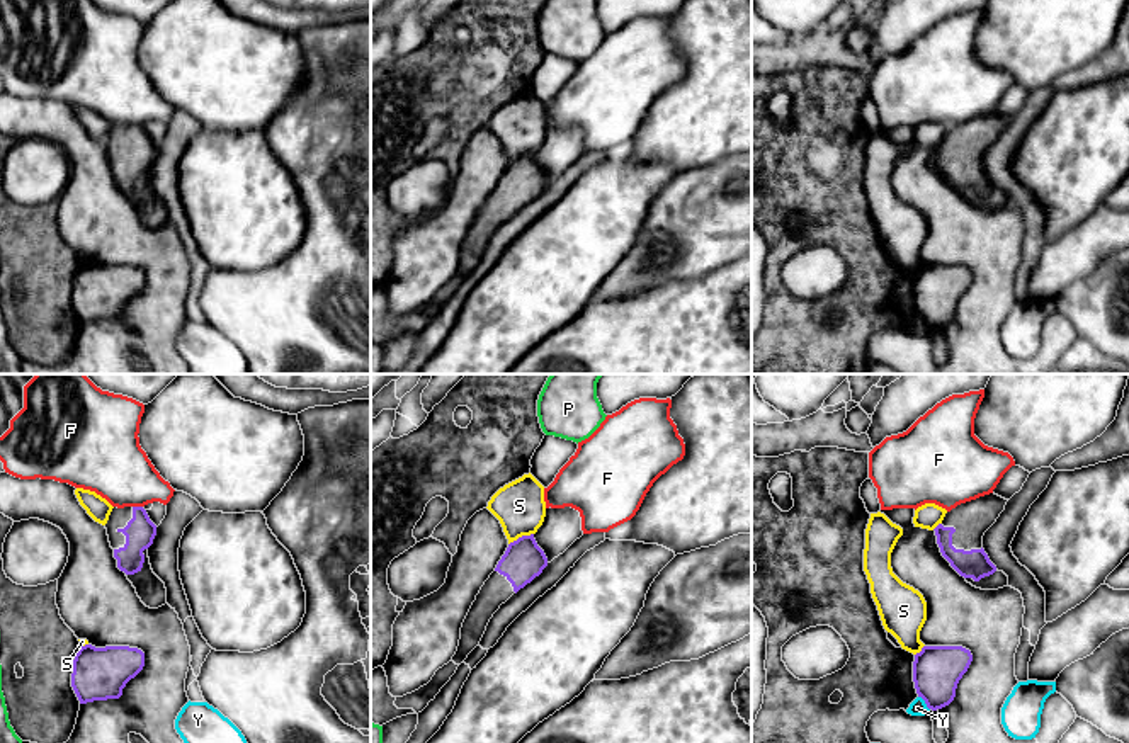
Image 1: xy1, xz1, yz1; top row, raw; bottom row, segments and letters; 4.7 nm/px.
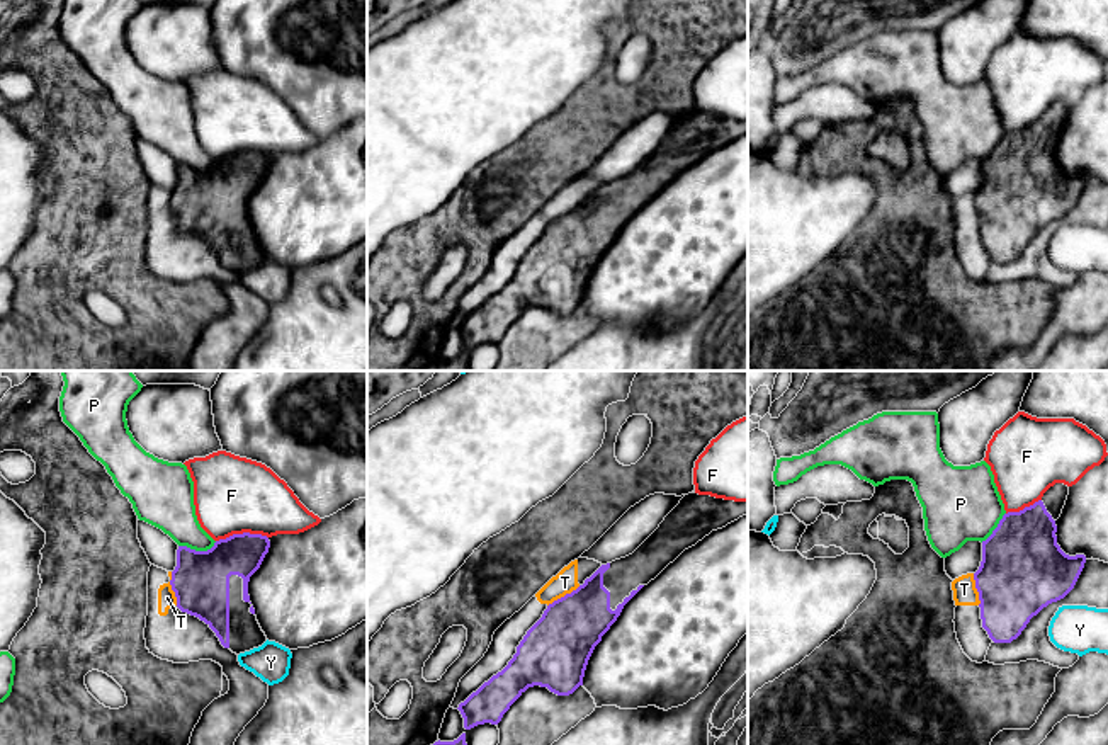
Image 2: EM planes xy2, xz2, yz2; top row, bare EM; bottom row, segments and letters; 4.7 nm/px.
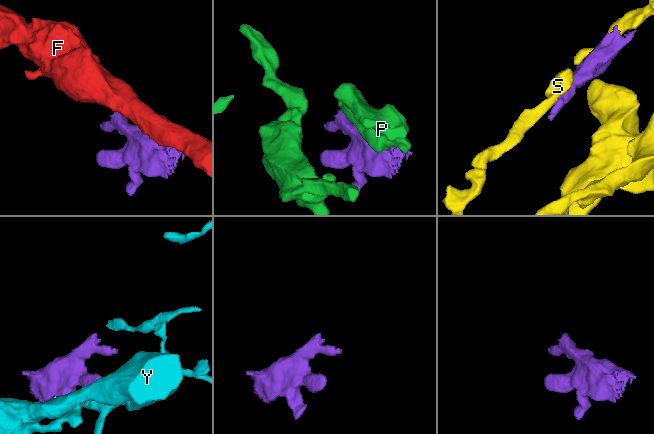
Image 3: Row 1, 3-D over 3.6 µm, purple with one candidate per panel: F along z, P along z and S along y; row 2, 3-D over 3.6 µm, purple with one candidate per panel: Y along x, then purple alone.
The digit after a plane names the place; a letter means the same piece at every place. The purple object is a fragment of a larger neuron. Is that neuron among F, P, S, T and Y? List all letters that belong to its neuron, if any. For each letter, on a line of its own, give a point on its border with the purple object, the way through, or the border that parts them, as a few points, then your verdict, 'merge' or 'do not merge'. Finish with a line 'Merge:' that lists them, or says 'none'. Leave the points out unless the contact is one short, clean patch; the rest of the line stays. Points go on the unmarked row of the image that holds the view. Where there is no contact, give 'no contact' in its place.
F: meets purple in xy2 at (243, 152); do not merge
P: meets purple in xy2 at (197, 170); do not merge
S: meets purple in xz1 at (522, 155); do not merge
T: meets purple in xy2 at (172, 208); border along xy2 (170, 191), (170, 208), (177, 223); do not merge
Y: meets purple in yz1 at (925, 322); do not merge
Merge: none

